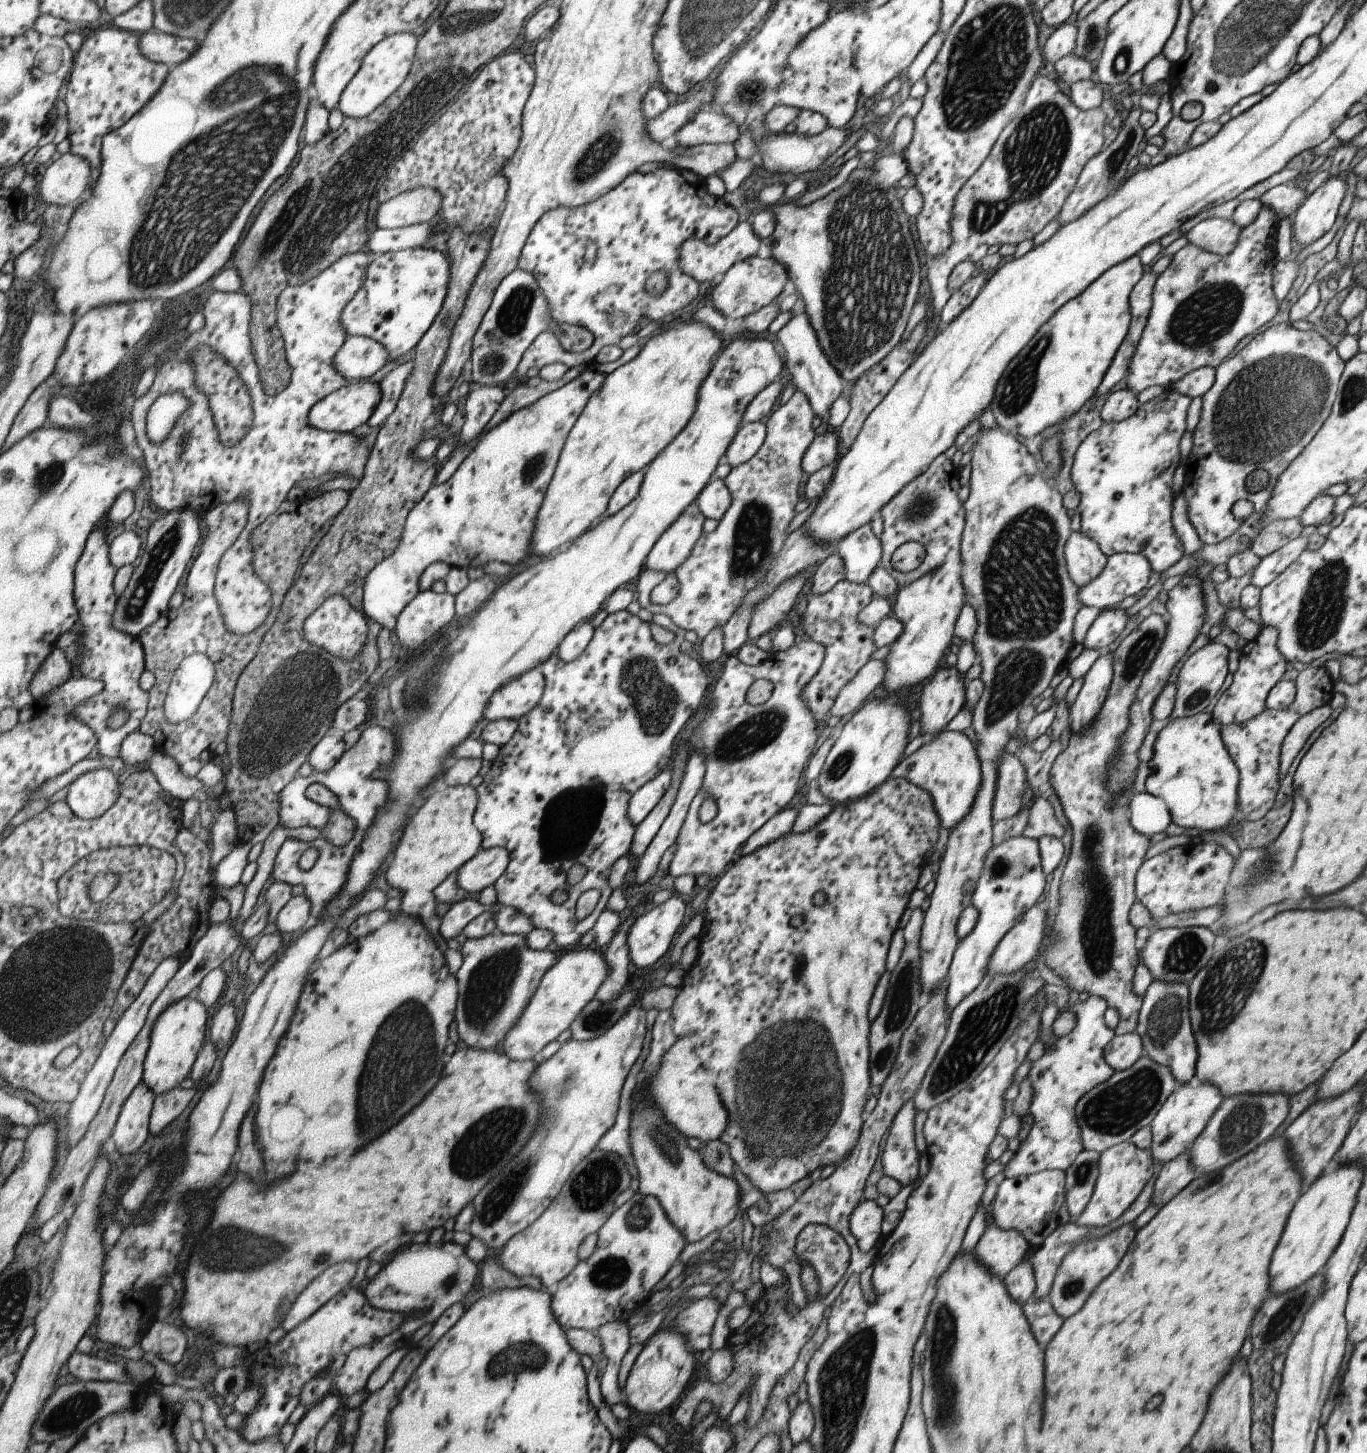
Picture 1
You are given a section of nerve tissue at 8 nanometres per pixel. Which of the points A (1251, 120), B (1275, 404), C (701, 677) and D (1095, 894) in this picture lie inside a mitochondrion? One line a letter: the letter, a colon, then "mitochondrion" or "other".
A: other
B: mitochondrion
C: other
D: mitochondrion

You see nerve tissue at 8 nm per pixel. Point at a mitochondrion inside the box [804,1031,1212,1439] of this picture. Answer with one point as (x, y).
(1117, 1109)

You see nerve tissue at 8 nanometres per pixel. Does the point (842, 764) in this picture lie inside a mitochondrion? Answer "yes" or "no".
yes

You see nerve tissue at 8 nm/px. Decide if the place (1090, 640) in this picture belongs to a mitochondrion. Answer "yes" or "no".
no

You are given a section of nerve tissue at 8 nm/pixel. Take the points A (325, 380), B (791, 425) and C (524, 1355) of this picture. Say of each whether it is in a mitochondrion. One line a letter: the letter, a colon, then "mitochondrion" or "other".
A: other
B: mitochondrion
C: mitochondrion

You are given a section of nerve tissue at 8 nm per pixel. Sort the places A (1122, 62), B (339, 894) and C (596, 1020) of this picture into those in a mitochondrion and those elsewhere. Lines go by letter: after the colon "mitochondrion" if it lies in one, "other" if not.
A: mitochondrion
B: other
C: mitochondrion

